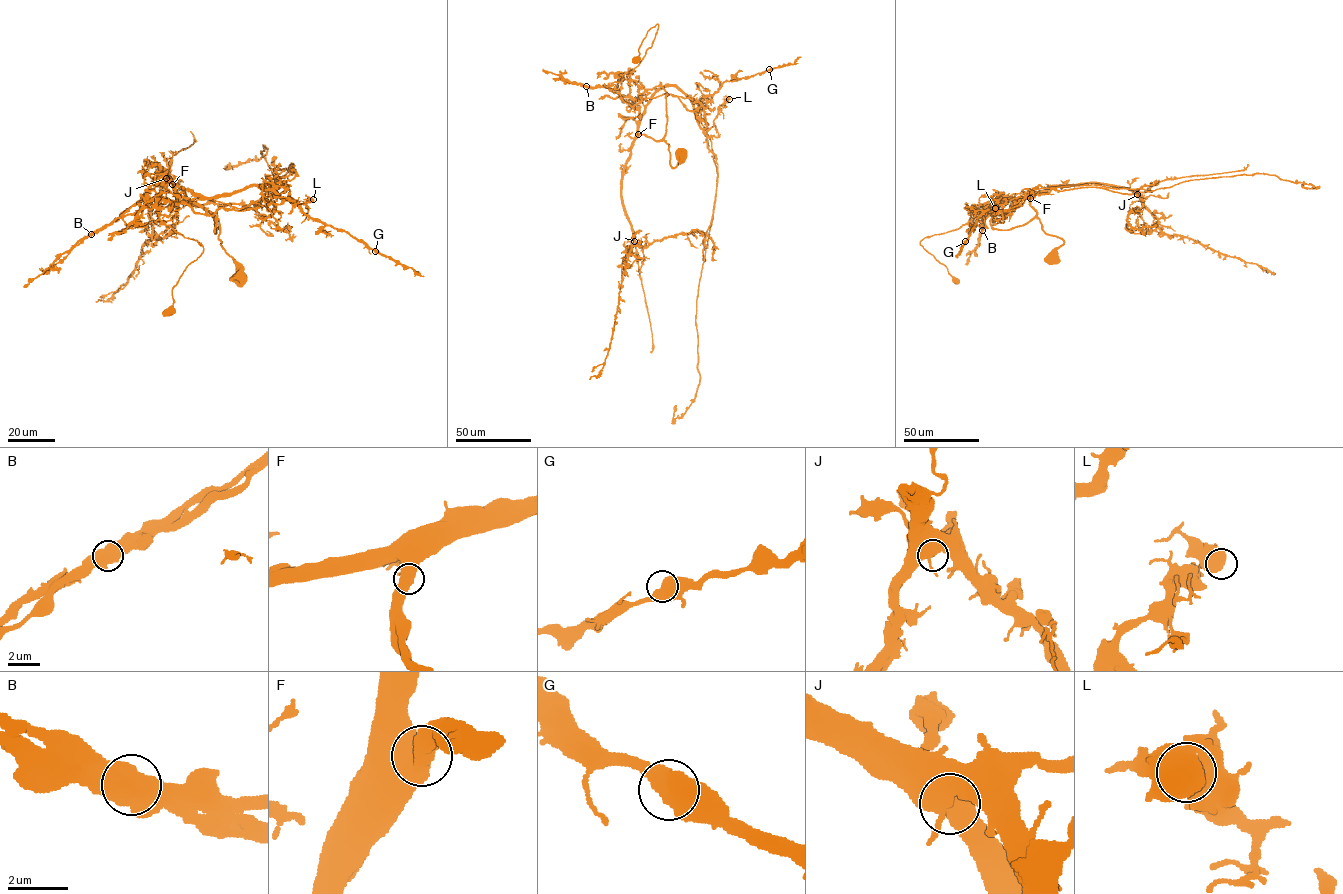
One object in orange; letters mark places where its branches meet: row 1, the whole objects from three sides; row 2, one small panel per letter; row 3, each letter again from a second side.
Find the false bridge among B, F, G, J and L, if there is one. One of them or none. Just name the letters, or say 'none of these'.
B

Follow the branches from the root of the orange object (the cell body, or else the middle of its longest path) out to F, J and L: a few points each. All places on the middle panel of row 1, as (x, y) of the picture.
F: (682, 154), (673, 167), (668, 144), (638, 134)
J: (682, 154), (673, 167), (664, 141), (640, 134), (634, 140), (621, 189), (622, 205), (634, 241)
L: (682, 154), (673, 167), (663, 140), (667, 94), (692, 100), (706, 132), (714, 125), (718, 108), (729, 99)

